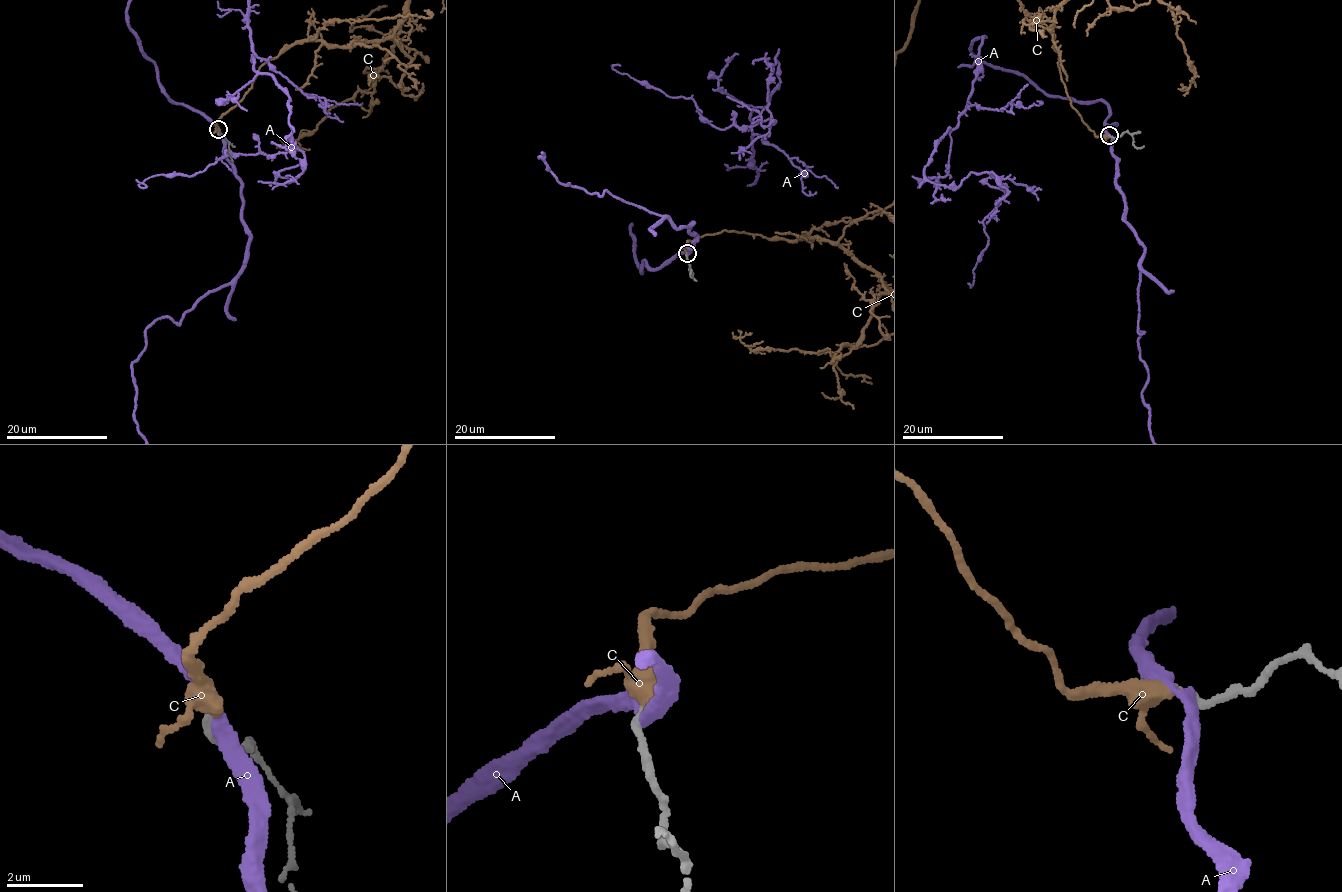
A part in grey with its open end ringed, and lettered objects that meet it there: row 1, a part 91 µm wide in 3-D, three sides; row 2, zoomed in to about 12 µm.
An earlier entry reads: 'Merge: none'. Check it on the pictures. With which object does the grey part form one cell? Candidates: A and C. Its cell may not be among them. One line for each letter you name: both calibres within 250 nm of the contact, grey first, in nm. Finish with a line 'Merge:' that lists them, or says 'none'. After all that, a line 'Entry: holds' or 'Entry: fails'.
C: Thickness 240 nm (grey) against 340 nm
Merge: C
Entry: fails

